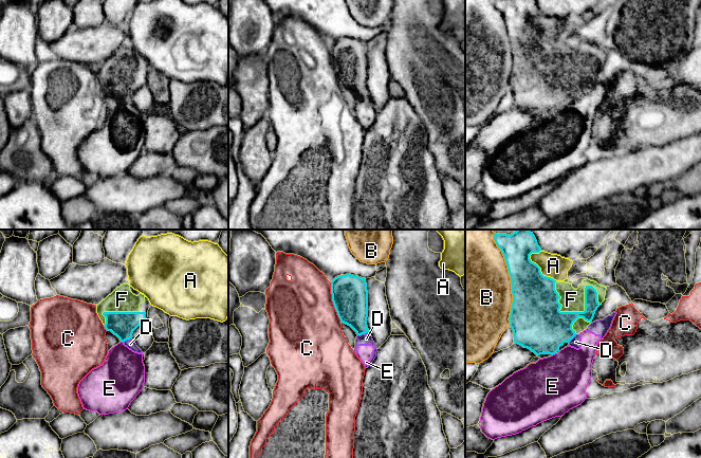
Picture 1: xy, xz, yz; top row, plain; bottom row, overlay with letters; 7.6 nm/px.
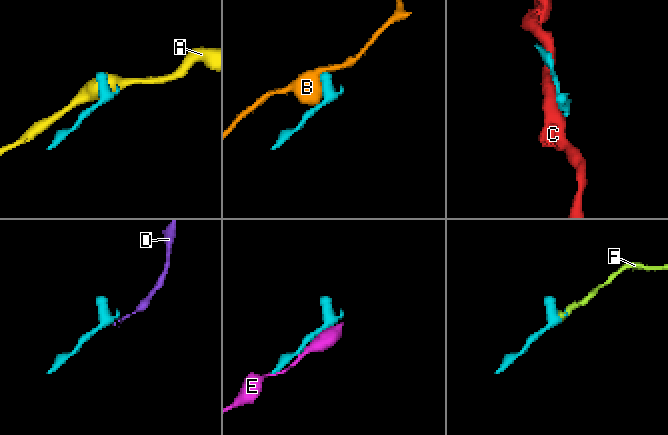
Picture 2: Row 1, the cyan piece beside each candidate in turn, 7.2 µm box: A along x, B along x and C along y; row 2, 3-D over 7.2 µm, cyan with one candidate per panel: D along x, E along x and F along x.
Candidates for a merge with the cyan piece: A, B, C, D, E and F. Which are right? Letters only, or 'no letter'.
F

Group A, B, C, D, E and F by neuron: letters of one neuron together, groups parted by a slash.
A / B / C / D E / F

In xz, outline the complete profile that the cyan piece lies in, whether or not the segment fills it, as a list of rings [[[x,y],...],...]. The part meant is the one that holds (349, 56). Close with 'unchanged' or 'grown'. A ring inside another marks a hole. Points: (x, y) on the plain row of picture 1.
[[[351,37],[337,39],[331,44],[331,57],[340,87],[350,89],[357,98],[369,95],[366,41]]] | unchanged

